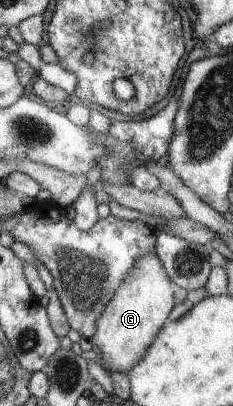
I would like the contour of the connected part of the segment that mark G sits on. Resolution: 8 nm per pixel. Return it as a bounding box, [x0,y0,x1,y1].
[90,253,177,375]

